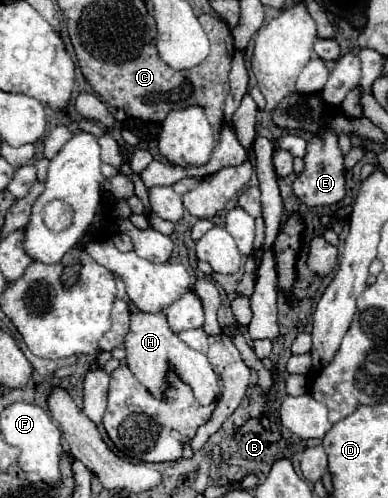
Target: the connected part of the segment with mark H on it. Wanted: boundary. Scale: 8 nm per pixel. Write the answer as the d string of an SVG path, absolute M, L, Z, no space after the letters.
M134 310L132 318L130 318L130 330L126 334L126 364L128 368L134 372L134 376L156 396L160 398L164 394L166 388L166 374L168 374L168 366L172 364L172 368L176 370L176 374L180 376L180 380L184 380L186 384L192 386L194 396L200 404L210 404L214 398L220 396L220 386L218 386L218 376L214 374L206 354L192 350L186 342L182 342L168 326L168 320L164 318L164 312L140 312Z

